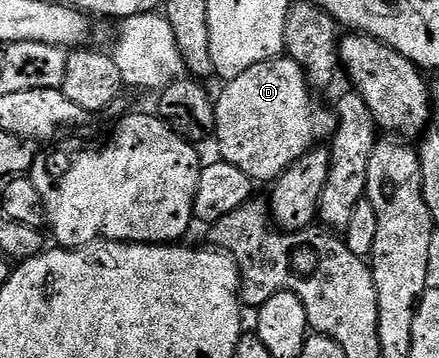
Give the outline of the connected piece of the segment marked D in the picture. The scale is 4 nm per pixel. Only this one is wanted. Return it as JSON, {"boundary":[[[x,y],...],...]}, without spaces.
{"boundary":[[[287,56],[271,58],[269,62],[254,64],[254,68],[246,68],[238,77],[231,79],[228,86],[215,99],[216,128],[214,142],[220,145],[219,157],[225,162],[234,164],[246,176],[257,183],[271,183],[279,178],[280,173],[294,160],[298,160],[307,150],[313,149],[316,142],[316,106],[312,103],[313,91],[308,85],[303,67]]]}

